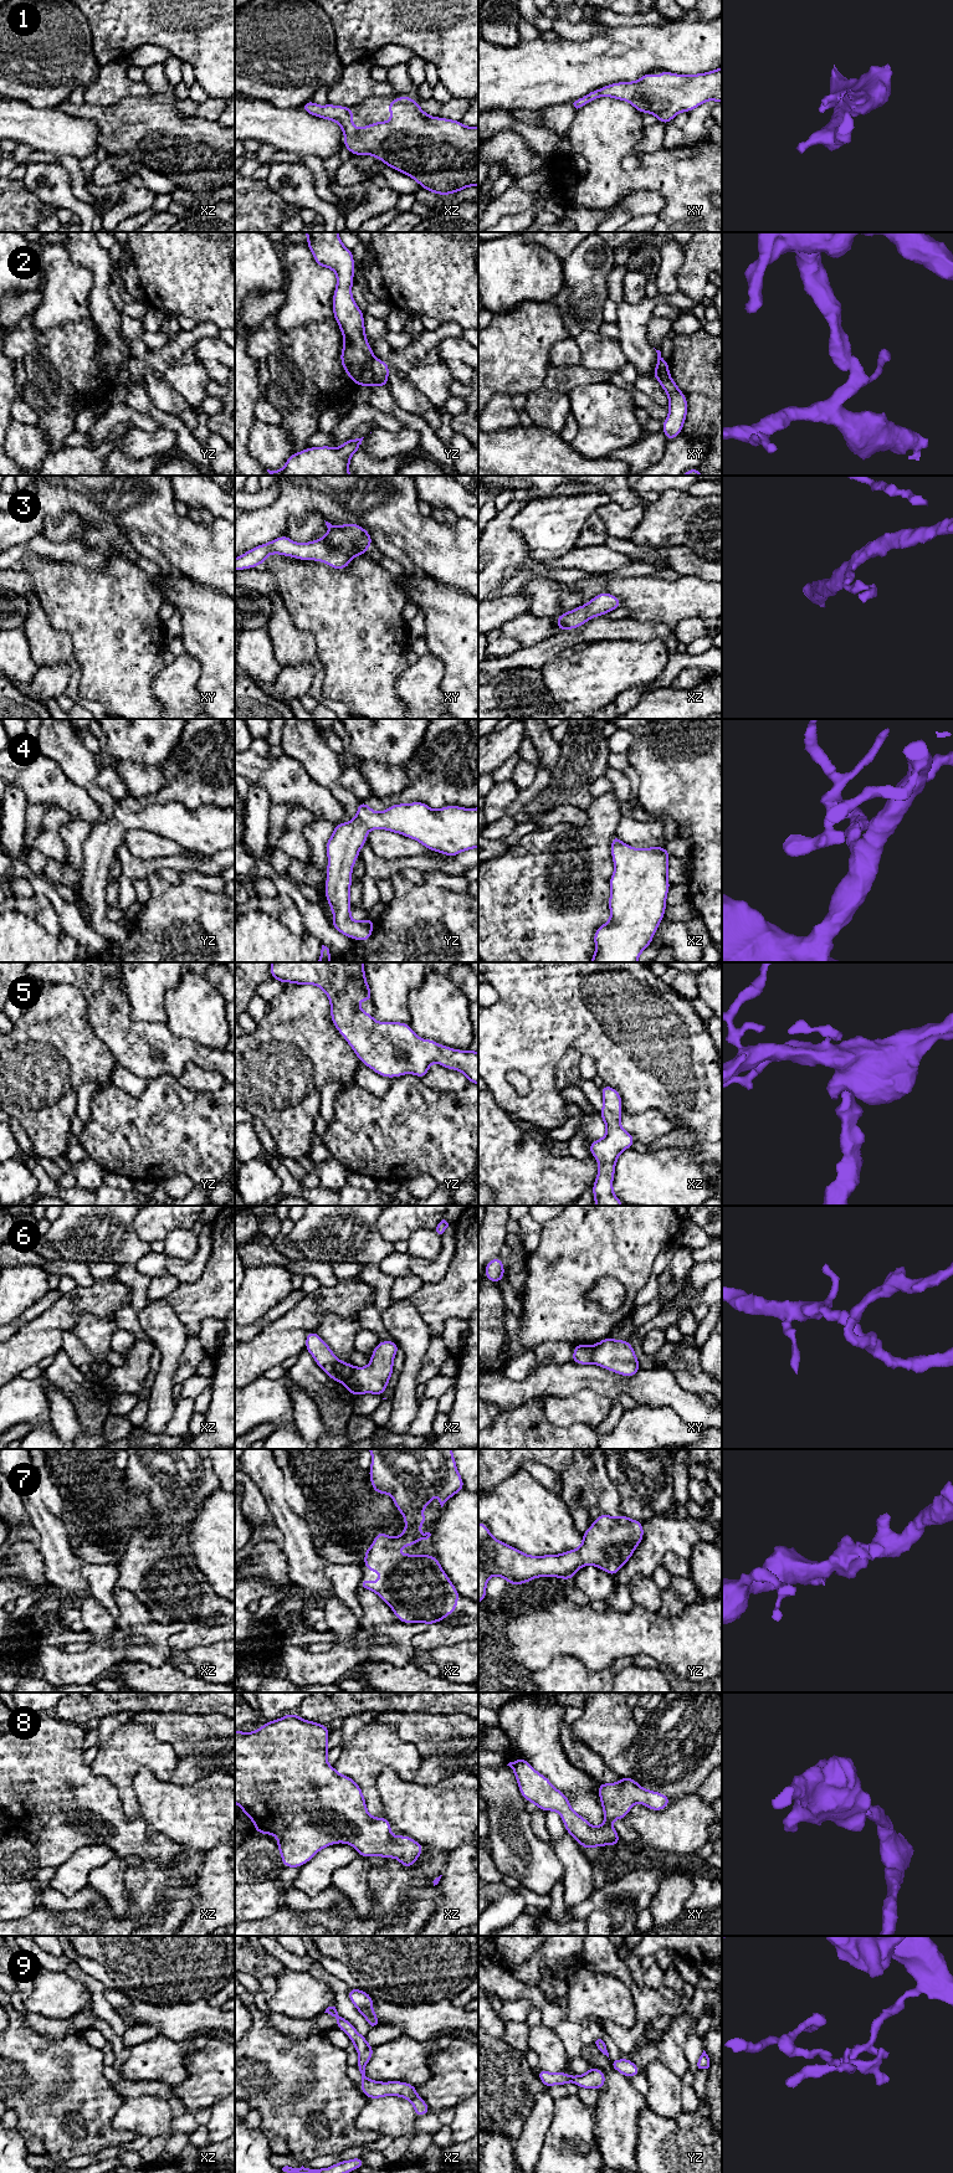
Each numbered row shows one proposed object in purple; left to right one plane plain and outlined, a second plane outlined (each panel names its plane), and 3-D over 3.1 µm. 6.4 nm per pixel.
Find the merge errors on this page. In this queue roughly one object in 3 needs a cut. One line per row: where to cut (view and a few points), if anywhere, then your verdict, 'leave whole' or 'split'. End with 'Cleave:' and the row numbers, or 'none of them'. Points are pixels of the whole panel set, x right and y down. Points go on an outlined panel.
1: cut none; leave whole
2: cut yz (373, 358), (373, 379), (369, 384); split
3: cut none; leave whole
4: cut none; leave whole
5: cut none; leave whole
6: cut xy (593, 1346), (592, 1362); split
7: cut none; leave whole
8: cut none; leave whole
9: cut xz (368, 2044), (359, 2056); split
Cleave: 2, 6, 9

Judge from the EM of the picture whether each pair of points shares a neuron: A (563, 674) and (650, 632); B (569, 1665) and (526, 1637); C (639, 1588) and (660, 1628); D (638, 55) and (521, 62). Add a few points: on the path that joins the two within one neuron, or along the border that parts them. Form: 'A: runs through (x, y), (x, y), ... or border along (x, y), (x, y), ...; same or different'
A: border along (604, 638), (662, 641); different
B: border along (584, 1665), (570, 1655), (559, 1655), (533, 1673); different
C: border along (635, 1603), (657, 1612); different
D: runs through (609, 58), (549, 62); same

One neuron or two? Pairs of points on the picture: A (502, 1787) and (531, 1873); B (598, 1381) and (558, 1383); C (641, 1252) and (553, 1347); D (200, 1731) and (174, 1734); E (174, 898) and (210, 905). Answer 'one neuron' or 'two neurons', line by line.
A: one neuron
B: one neuron
C: two neurons
D: one neuron
E: one neuron

